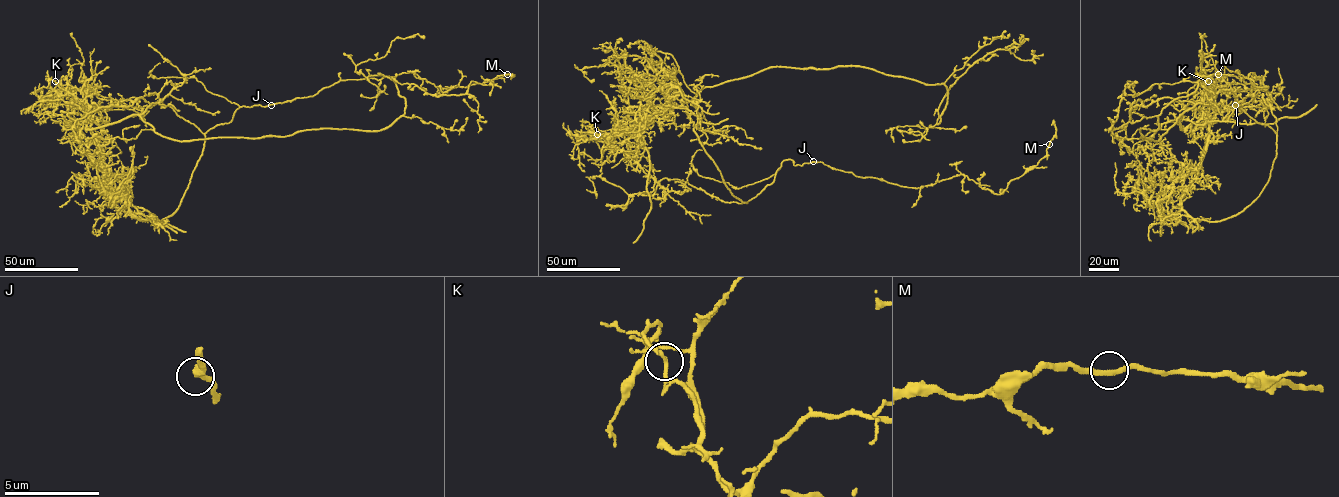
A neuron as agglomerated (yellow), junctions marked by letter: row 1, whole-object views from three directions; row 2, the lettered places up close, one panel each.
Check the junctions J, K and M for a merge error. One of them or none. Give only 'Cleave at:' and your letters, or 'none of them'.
Cleave at: K

